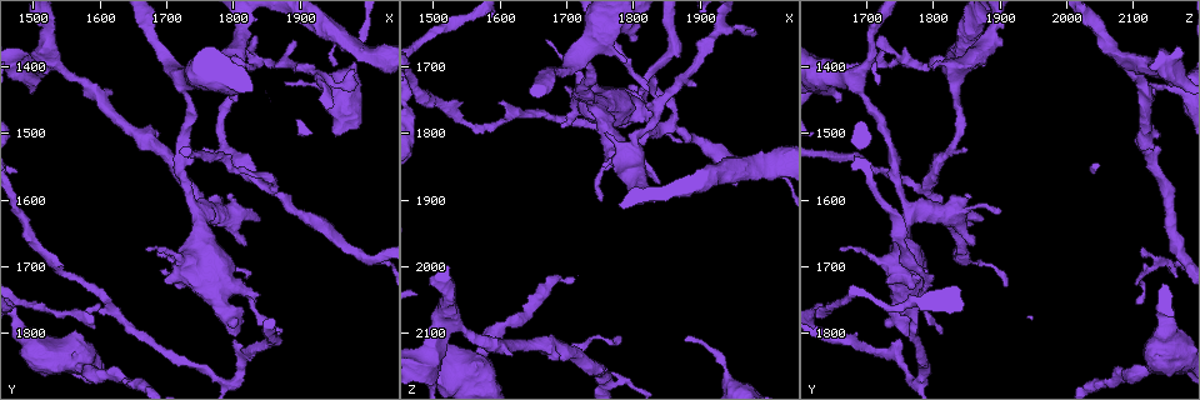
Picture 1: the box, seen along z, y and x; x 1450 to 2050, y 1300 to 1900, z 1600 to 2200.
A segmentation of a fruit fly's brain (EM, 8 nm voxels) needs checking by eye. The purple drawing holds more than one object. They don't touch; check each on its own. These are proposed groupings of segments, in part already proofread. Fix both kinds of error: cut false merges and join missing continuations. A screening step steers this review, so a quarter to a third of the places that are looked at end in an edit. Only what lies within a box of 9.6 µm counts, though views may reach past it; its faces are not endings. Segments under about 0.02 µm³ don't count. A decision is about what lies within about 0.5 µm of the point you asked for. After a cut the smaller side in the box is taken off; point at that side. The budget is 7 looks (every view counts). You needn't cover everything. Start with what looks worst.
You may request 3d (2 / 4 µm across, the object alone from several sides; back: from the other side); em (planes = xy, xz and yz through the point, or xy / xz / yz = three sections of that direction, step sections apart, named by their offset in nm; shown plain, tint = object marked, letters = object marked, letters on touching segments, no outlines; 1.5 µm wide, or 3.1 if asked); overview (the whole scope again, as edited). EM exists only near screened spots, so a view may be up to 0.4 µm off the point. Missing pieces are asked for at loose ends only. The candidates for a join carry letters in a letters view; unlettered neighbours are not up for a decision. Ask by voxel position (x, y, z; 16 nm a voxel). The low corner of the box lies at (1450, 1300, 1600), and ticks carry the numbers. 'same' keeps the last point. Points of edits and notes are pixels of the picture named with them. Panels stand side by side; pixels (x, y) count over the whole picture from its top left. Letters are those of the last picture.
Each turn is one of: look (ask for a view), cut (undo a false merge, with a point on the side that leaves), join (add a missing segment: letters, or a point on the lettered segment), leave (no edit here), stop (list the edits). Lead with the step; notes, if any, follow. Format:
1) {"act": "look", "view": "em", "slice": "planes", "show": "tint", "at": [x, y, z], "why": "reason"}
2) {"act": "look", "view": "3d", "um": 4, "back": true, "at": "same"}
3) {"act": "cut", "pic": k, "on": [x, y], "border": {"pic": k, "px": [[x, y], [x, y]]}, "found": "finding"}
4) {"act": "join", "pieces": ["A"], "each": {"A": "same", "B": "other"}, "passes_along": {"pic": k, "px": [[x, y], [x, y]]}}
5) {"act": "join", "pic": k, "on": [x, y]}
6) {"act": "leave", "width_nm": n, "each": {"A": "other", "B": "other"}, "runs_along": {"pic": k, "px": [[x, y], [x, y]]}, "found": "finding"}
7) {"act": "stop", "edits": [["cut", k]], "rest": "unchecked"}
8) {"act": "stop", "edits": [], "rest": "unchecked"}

{"act": "look", "view": "em", "slice": "planes", "show": "letters", "at": [1695, 1725, 1730], "why": "thick end"}

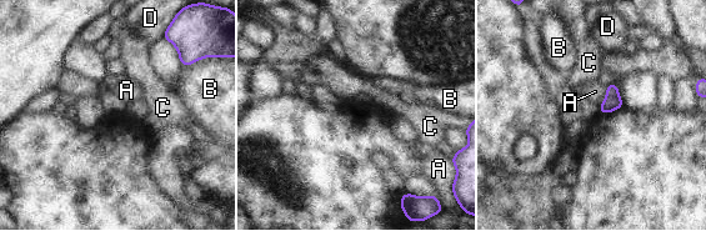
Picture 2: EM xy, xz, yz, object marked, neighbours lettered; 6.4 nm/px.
{"act": "leave", "each": {"A": "other", "B": "other", "C": "other", "D": "other"}, "border": {"pic": 2, "px": [[606, 86], [606, 96], [599, 108]]}, "found": "no lettered segment goes on from it"}

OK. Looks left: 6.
{"act": "look", "view": "em", "slice": "yz", "step": 8, "show": "letters", "at": [1570, 1850, 2140], "why": "calibre changes"}

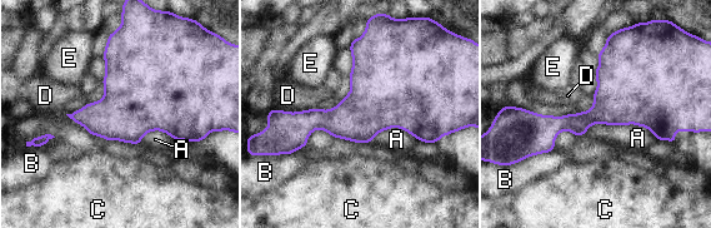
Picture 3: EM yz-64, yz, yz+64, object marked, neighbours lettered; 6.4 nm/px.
{"act": "leave", "each": {"A": "other", "B": "other", "C": "other", "D": "other", "E": "other"}, "border": {"pic": 3, "px": [[586, 128], [639, 124], [657, 139]]}, "found": "all the same neuron"}

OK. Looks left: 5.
{"act": "look", "view": "3d", "um": 4, "at": [1750, 1615, 1905], "why": "free end"}

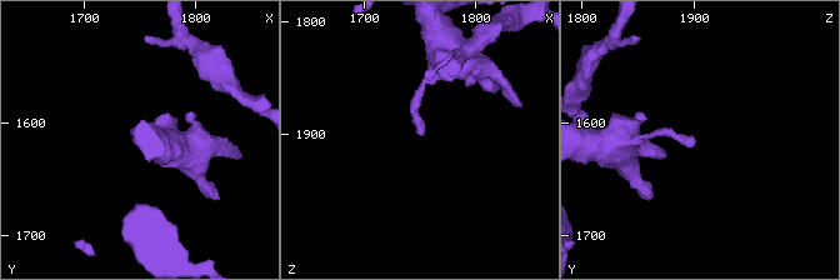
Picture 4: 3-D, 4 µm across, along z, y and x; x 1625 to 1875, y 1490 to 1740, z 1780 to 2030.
{"act": "look", "view": "em", "slice": "planes", "show": "plain", "at": [1754, 1616, 1900], "why": "shape alone is not enough"}

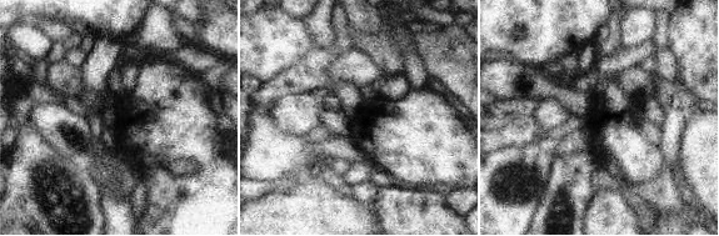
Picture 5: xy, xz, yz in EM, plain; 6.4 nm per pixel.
{"act": "look", "view": "em", "slice": "planes", "show": "letters", "at": "same"}

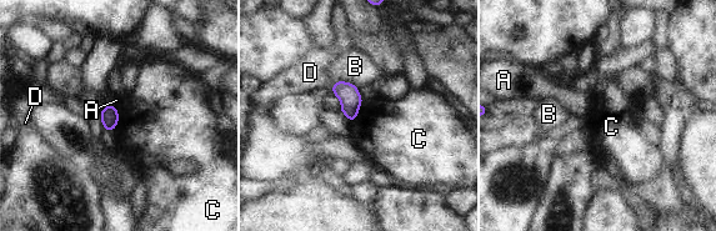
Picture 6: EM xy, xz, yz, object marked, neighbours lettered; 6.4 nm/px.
{"act": "leave", "longest_contact_nm": ["B", 180], "each": {"A": "other", "B": "other", "C": "other", "D": "other"}, "border": {"pic": 6, "px": [[118, 109], [118, 122], [113, 130]]}, "found": "no lettered segment goes on from it"}

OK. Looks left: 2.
{"act": "stop", "edits": [], "rest": "unchecked"}

